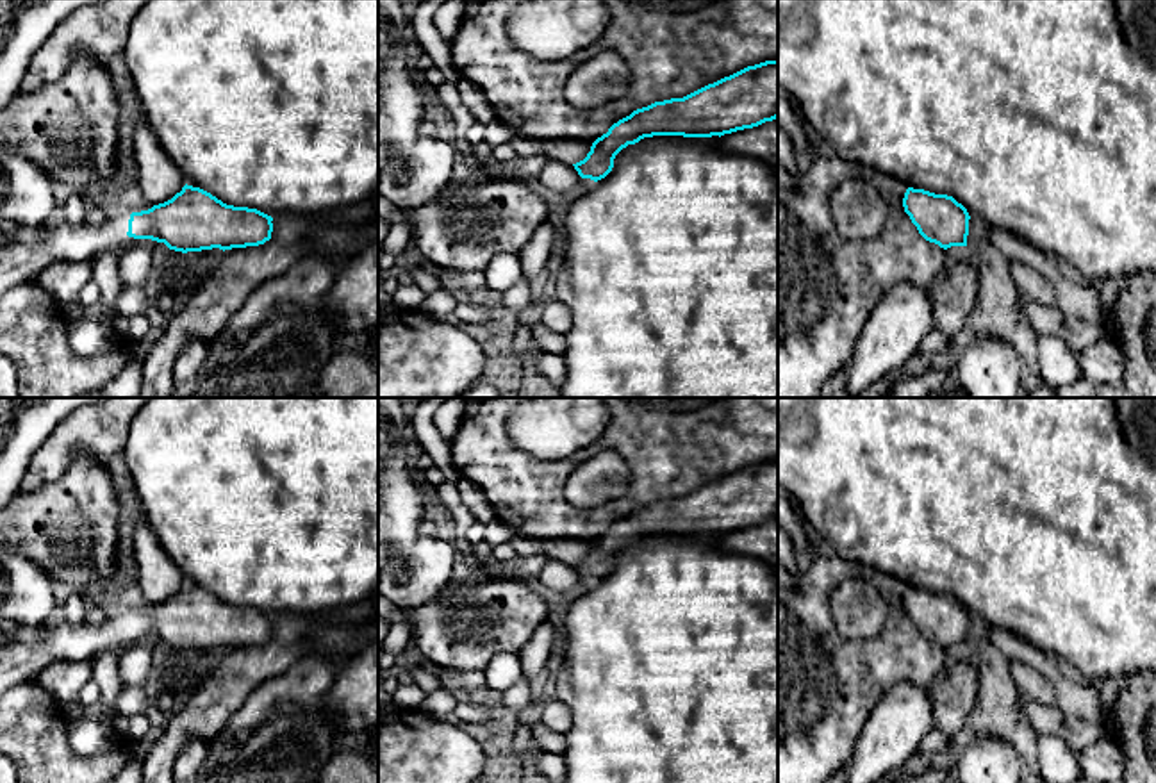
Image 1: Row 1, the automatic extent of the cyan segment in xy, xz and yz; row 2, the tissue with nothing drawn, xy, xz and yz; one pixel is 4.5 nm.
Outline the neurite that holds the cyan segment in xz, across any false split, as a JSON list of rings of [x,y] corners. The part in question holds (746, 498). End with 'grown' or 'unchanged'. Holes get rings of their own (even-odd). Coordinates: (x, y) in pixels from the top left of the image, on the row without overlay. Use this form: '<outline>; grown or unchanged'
[[[765,460],[747,466],[730,476],[708,483],[683,498],[655,501],[648,507],[633,510],[630,515],[614,523],[607,533],[598,537],[587,556],[574,565],[582,578],[594,581],[605,578],[612,567],[615,555],[628,544],[635,544],[653,535],[683,535],[683,537],[712,537],[724,535],[744,528],[758,526],[778,517],[778,460]]]; unchanged

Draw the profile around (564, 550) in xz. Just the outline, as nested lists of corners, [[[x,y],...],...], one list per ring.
[[[571,539],[544,540],[542,555],[566,564],[576,564],[587,556],[590,546],[592,542],[589,540],[571,540]]]

